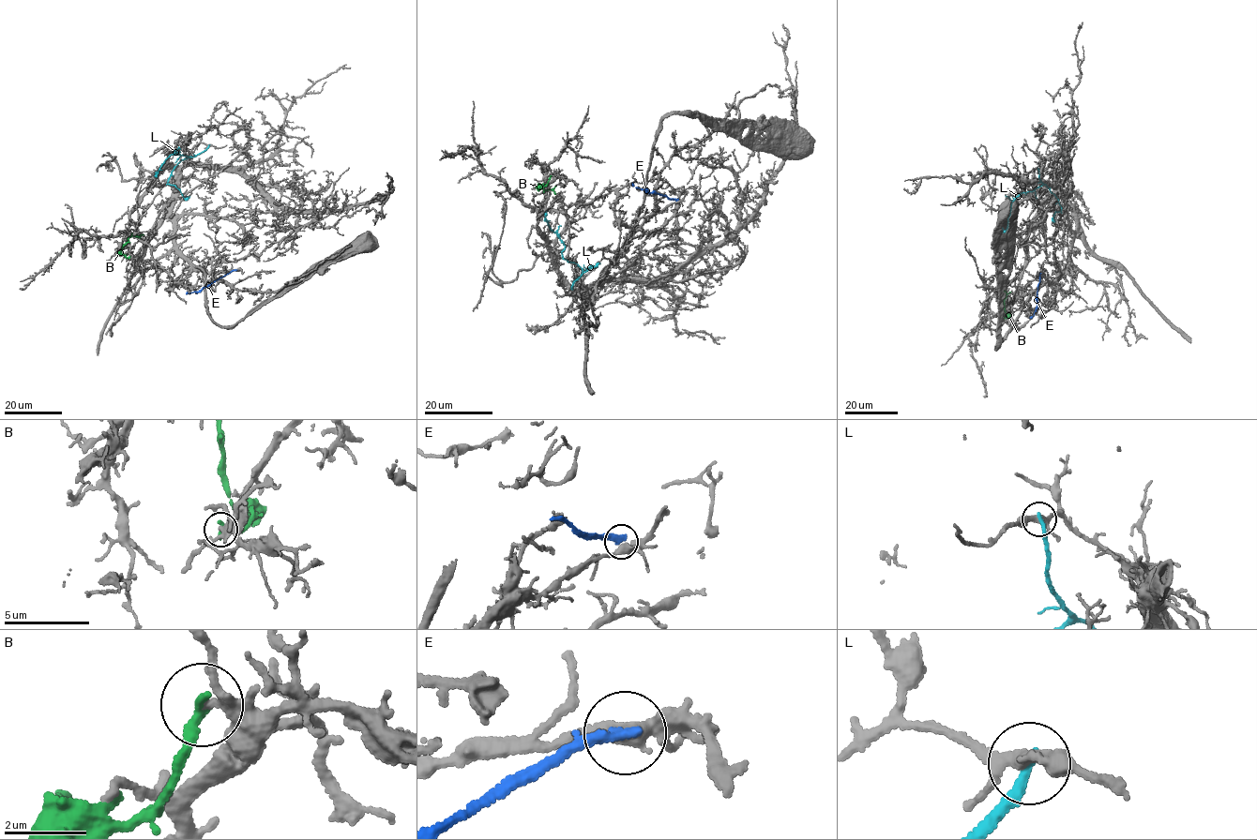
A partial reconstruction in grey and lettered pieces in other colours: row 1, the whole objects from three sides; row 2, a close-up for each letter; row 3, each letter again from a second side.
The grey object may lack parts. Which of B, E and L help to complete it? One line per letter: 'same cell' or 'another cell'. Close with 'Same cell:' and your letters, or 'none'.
B: another cell
E: another cell
L: another cell
Same cell: none

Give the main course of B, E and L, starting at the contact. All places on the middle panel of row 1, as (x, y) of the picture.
B: (551, 176), (544, 186), (537, 185), (545, 190), (556, 186)
E: (677, 200), (635, 187), (632, 182)
L: (597, 266), (582, 269), (563, 258), (564, 246), (551, 229), (545, 213)

